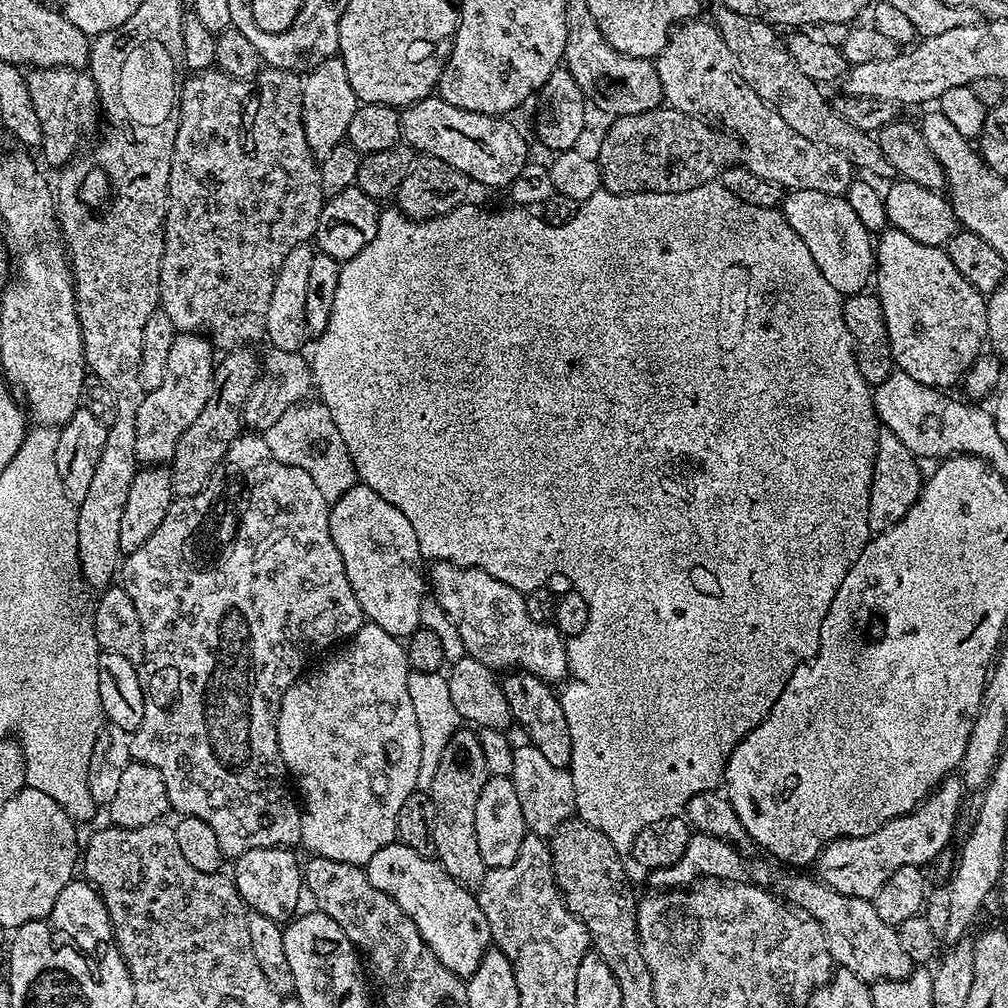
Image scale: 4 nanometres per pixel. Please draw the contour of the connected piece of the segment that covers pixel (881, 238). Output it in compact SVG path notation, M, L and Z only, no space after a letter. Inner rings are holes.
M887 227L883 232L879 233L878 239L875 241L875 271L874 271L874 292L880 297L880 305L882 306L882 314L886 318L886 330L890 334L890 350L892 351L892 363L899 371L910 374L910 378L914 378L914 382L922 382L931 388L939 388L941 390L951 389L951 384L959 385L963 381L969 368L982 355L982 349L985 347L986 337L988 335L988 327L986 326L986 296L974 286L970 286L970 282L966 282L966 278L962 278L962 274L958 274L958 270L954 270L954 262L950 262L947 251L943 247L934 245L923 245L922 242L916 242L914 238L902 230L894 227Z

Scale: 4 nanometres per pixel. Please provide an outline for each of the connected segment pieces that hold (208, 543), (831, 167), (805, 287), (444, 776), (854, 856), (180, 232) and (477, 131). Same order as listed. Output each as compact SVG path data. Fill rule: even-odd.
M241 434L232 443L226 456L221 458L220 465L214 470L207 486L193 496L173 499L166 518L162 518L162 526L158 526L158 530L154 530L154 534L150 534L150 538L146 538L146 542L142 542L138 550L123 557L122 567L118 572L121 581L128 580L124 581L128 593L130 598L134 598L134 606L138 606L138 618L142 618L143 663L165 664L168 668L181 668L185 672L184 685L181 686L180 692L176 688L168 688L165 692L160 688L152 689L151 678L147 674L141 675L144 705L142 722L136 727L135 732L131 733L133 761L152 766L162 774L169 809L173 813L176 811L180 816L202 818L202 822L206 822L206 826L214 830L214 835L218 837L218 846L222 846L225 857L228 858L246 854L246 850L287 848L300 844L302 808L297 801L296 804L292 801L290 773L284 765L276 741L276 719L280 713L280 703L288 687L305 675L309 667L308 659L319 648L327 646L328 640L324 636L351 638L366 620L363 610L358 606L358 598L354 598L354 590L350 590L350 582L342 566L342 554L338 554L338 546L334 546L334 538L330 534L329 507L330 502L322 498L322 490L314 486L314 478L310 478L306 470L302 470L296 464L278 462L278 458L274 458L274 453L270 451L270 446L266 446L263 435ZM164 696L168 700L176 700L176 720L152 720L152 716L163 714Z
M704 18L685 20L669 36L666 46L655 57L658 70L658 82L662 82L662 90L667 107L677 108L691 116L699 116L737 136L742 145L742 164L761 178L776 182L784 190L818 190L824 194L844 196L854 181L854 165L842 150L834 150L834 146L822 146L810 142L810 138L802 138L802 134L790 130L786 126L782 114L774 110L744 80L740 73L738 58L722 42L722 34L715 23L704 21Z
M709 182L678 194L614 194L601 190L583 201L579 205L580 213L565 224L547 224L542 217L532 213L535 211L524 206L507 207L491 212L488 208L475 208L472 202L465 202L445 216L435 216L429 220L406 216L395 206L385 207L380 214L374 242L340 265L341 274L334 293L333 309L330 310L330 322L326 322L326 330L315 337L316 349L310 355L312 379L320 402L326 406L326 410L330 410L330 418L334 418L338 434L342 434L342 442L346 442L346 450L350 450L359 483L370 486L374 494L382 494L386 502L398 506L398 510L406 514L410 526L414 526L414 534L418 534L420 555L425 561L445 560L460 568L481 568L486 574L506 582L506 586L514 586L514 590L525 594L541 591L550 574L561 572L570 578L573 589L586 598L586 606L590 610L588 625L582 634L567 641L570 675L558 692L562 714L566 714L566 726L570 726L570 771L576 799L575 815L594 826L594 830L606 834L606 838L614 842L619 852L628 854L631 853L634 838L646 830L646 826L680 816L695 796L721 787L728 756L736 743L750 734L750 730L754 730L754 726L758 726L766 714L770 714L793 670L815 656L826 610L830 610L830 602L834 602L834 594L838 594L842 578L846 578L850 566L858 562L858 554L862 554L873 535L868 521L868 507L878 421L872 401L872 388L864 381L862 374L858 374L850 330L846 330L846 318L842 318L842 295L826 282L825 275L814 262L803 238L796 235L783 213L775 207L752 206L735 197L719 182Z
M461 727L450 738L446 751L442 753L442 762L438 762L438 770L434 770L430 795L436 811L435 859L444 867L446 874L450 874L450 878L469 890L479 888L486 871L482 854L478 851L478 834L474 831L474 810L478 806L478 794L482 794L482 786L486 786L488 777L479 735L471 727Z
M963 775L947 776L919 808L907 812L905 816L886 822L869 836L841 836L838 840L832 840L814 861L815 879L838 890L838 894L843 896L872 901L878 890L886 886L894 870L902 870L902 866L928 866L932 859L933 863L947 849L944 847L956 832L956 819L960 816L964 795Z
M215 67L202 72L192 72L189 80L179 85L180 121L174 142L174 154L170 162L168 178L167 216L163 220L163 243L160 253L160 300L159 311L174 322L177 333L194 332L203 334L220 350L235 350L256 346L266 336L266 310L270 310L270 294L274 294L274 282L282 262L294 246L309 243L318 230L320 215L324 209L326 193L322 191L320 166L317 157L308 149L304 133L304 111L300 95L304 89L301 77L282 68L265 67L251 80L238 78L217 70Z
M433 94L419 100L416 104L409 104L400 112L400 135L403 143L413 152L434 158L442 158L442 162L450 162L454 170L462 170L473 185L485 184L488 188L507 189L522 174L522 166L530 162L528 144L524 136L511 124L511 119L504 116L478 114L470 110L462 110L458 106L450 106L450 102L441 100L439 95Z

